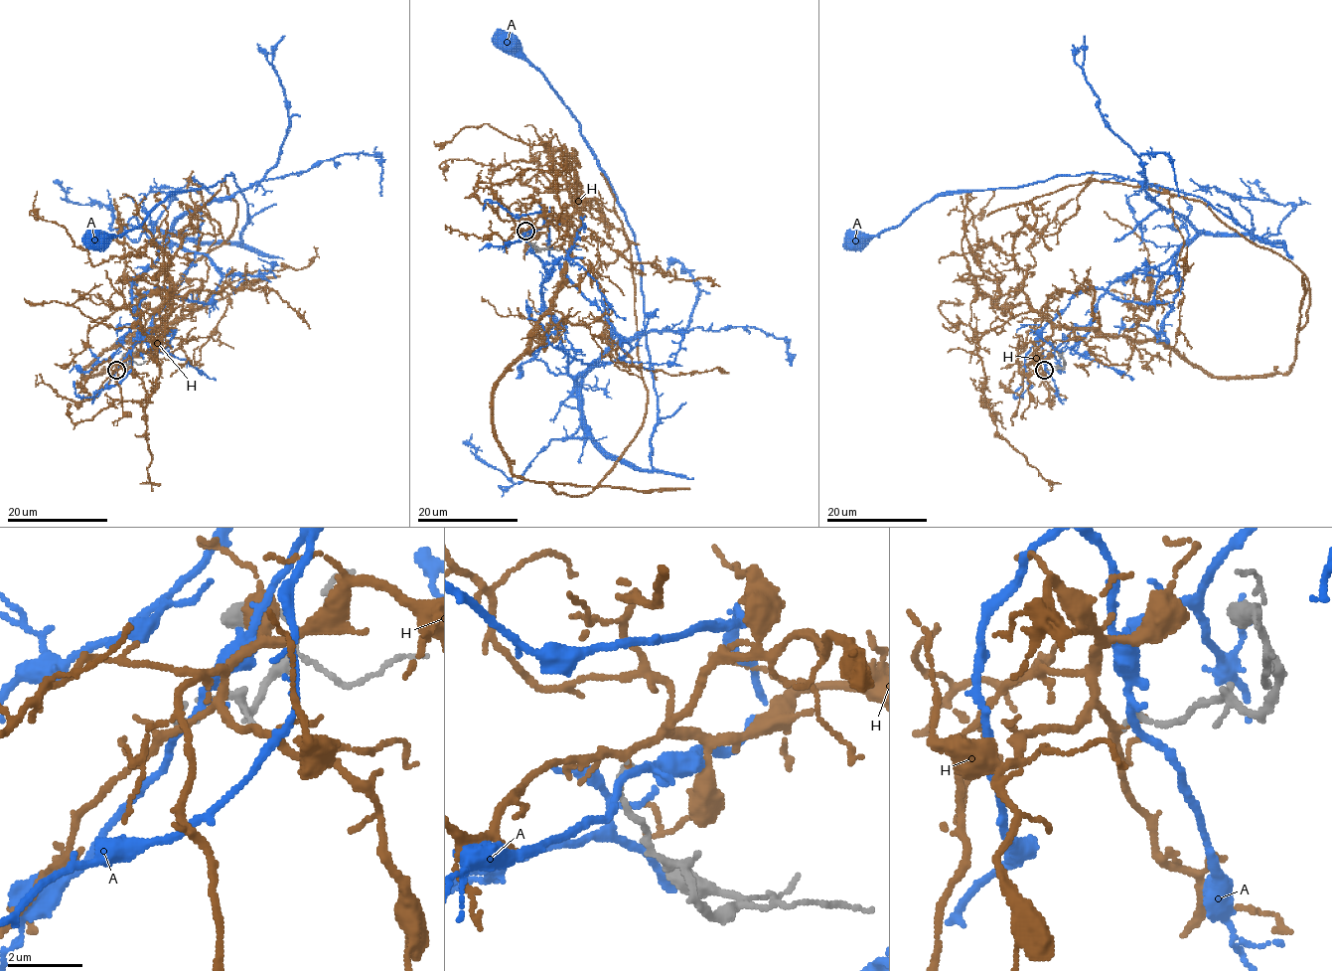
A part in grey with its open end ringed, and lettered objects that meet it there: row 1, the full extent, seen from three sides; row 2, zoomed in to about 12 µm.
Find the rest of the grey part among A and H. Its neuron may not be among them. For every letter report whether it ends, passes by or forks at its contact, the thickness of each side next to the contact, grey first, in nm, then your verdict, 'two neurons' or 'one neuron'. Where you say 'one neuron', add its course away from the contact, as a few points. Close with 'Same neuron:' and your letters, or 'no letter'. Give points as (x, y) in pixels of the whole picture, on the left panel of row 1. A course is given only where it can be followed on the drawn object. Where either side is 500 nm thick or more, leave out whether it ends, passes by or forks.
A: it forks; calibres 200 and 160 nm; two neurons
H: it forks; calibres 200 and 150 nm; one neuron; course (116, 370), (154, 352), (161, 327), (83, 376), (116, 364), (231, 234), (222, 179), (190, 216)
Same neuron: H

